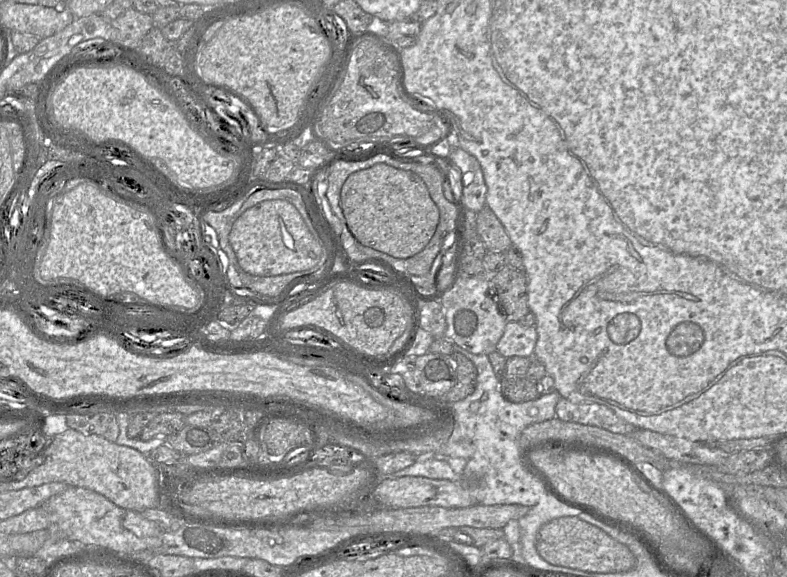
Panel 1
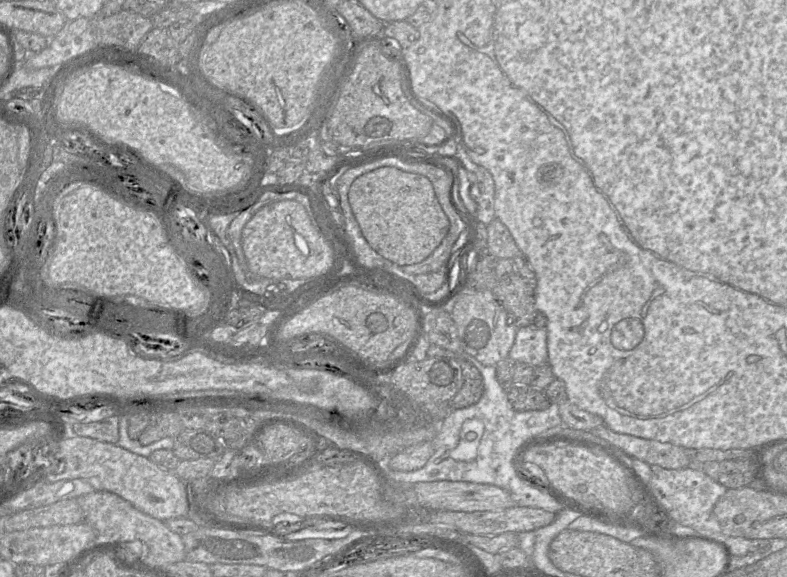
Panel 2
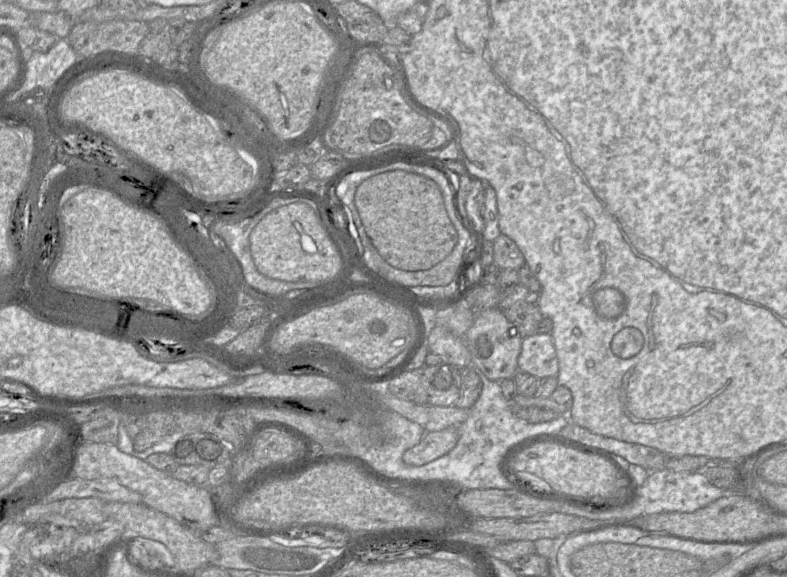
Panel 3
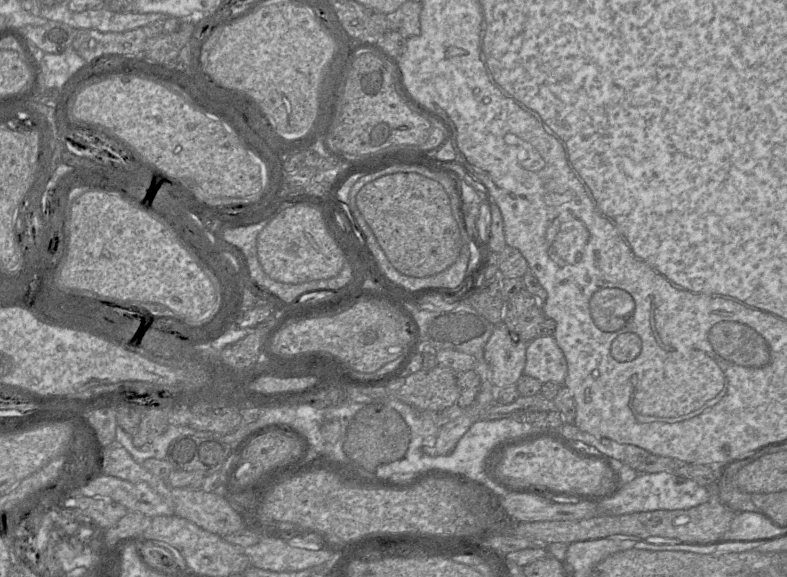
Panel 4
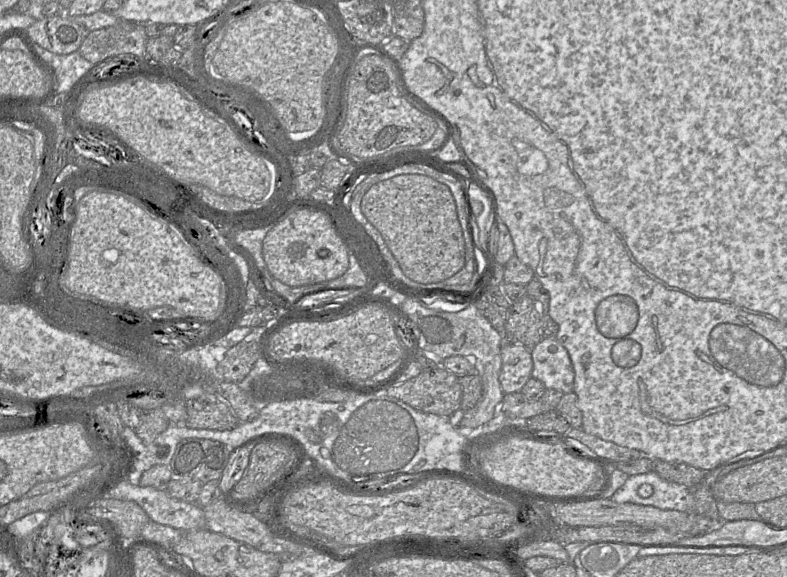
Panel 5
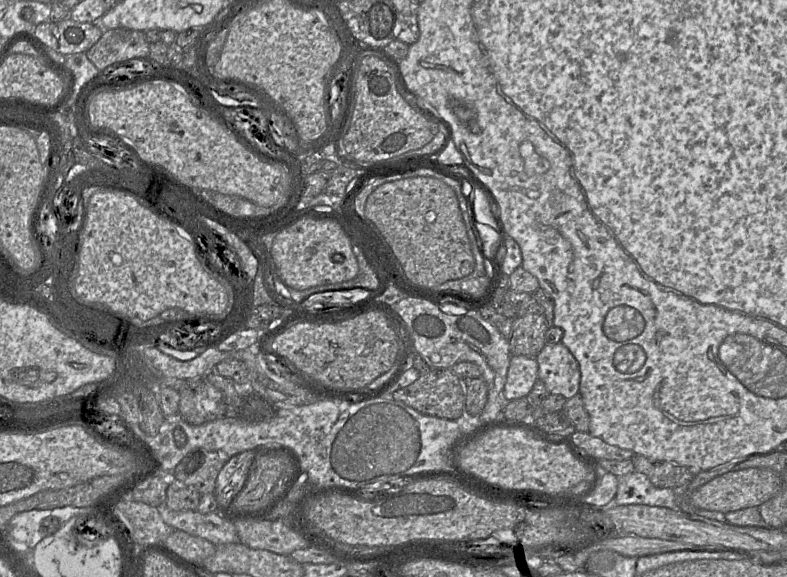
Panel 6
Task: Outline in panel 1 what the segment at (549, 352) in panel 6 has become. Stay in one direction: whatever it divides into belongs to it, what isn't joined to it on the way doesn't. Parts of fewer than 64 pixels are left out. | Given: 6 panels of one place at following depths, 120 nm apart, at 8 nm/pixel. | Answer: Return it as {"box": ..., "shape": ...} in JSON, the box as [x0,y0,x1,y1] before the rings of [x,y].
{"box":[496,322,536,358],"shape":[[[507,322],[496,350],[506,358],[512,356],[534,358],[536,342],[535,326],[525,327],[519,322]]]}

